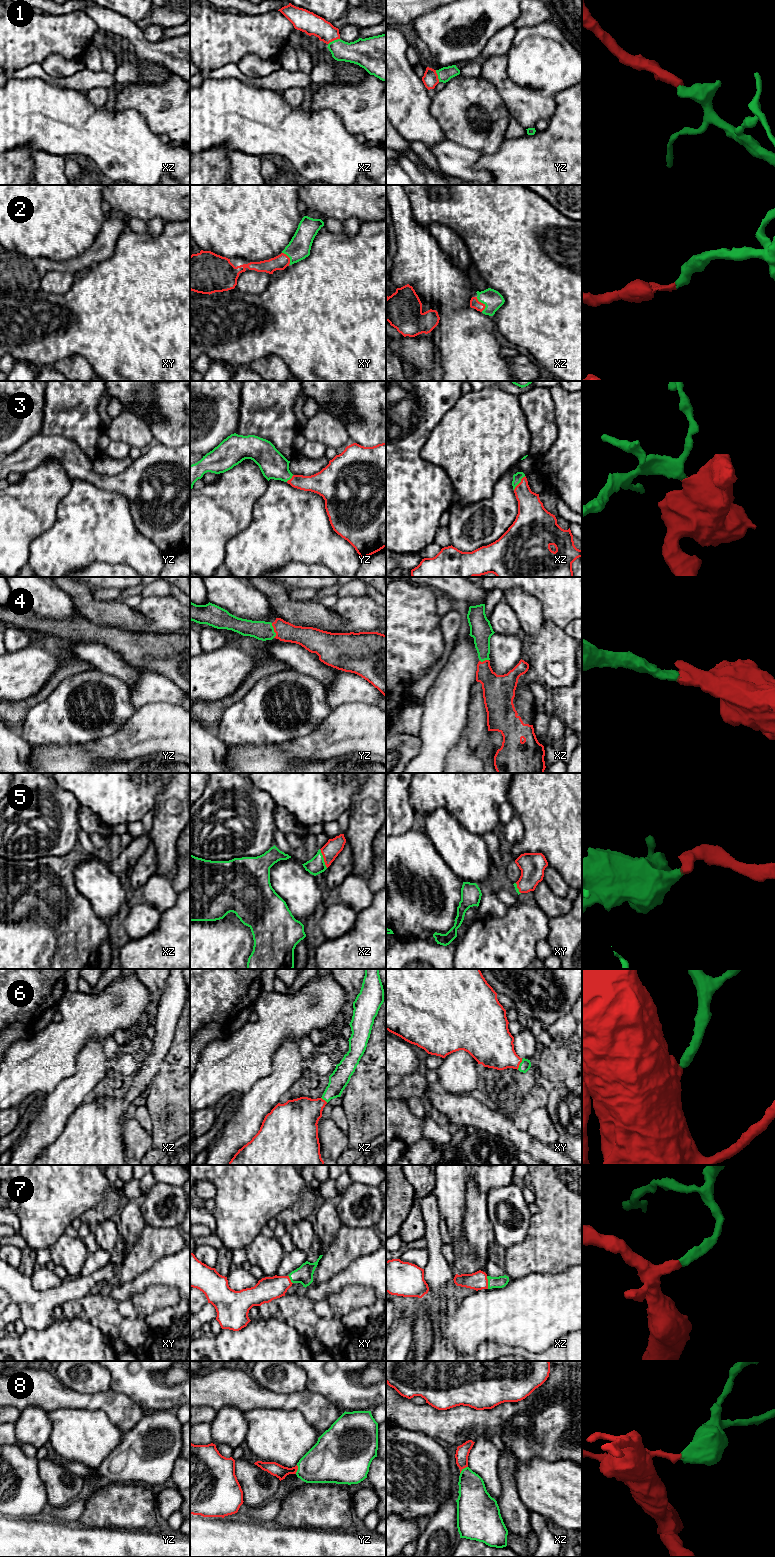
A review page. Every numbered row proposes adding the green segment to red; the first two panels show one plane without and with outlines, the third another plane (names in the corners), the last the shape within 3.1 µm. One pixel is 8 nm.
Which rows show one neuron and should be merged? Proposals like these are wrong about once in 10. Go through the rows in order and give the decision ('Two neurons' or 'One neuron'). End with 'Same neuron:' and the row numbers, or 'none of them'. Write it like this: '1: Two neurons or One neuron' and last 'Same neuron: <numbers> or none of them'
1: One neuron
2: One neuron
3: One neuron
4: One neuron
5: One neuron
6: One neuron
7: One neuron
8: One neuron
Same neuron: 1, 2, 3, 4, 5, 6, 7, 8

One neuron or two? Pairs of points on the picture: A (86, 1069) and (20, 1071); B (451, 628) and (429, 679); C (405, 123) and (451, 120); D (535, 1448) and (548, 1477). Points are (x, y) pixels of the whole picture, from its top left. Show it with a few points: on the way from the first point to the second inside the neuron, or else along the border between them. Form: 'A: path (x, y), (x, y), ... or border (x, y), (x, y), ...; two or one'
A: border (83, 1047), (76, 1060), (76, 1071), (57, 1083); two
B: path (449, 641), (444, 658), (438, 666); one
C: border (431, 98), (430, 113), (447, 138); two
D: border (562, 1458), (547, 1461), (532, 1457), (518, 1461); two

